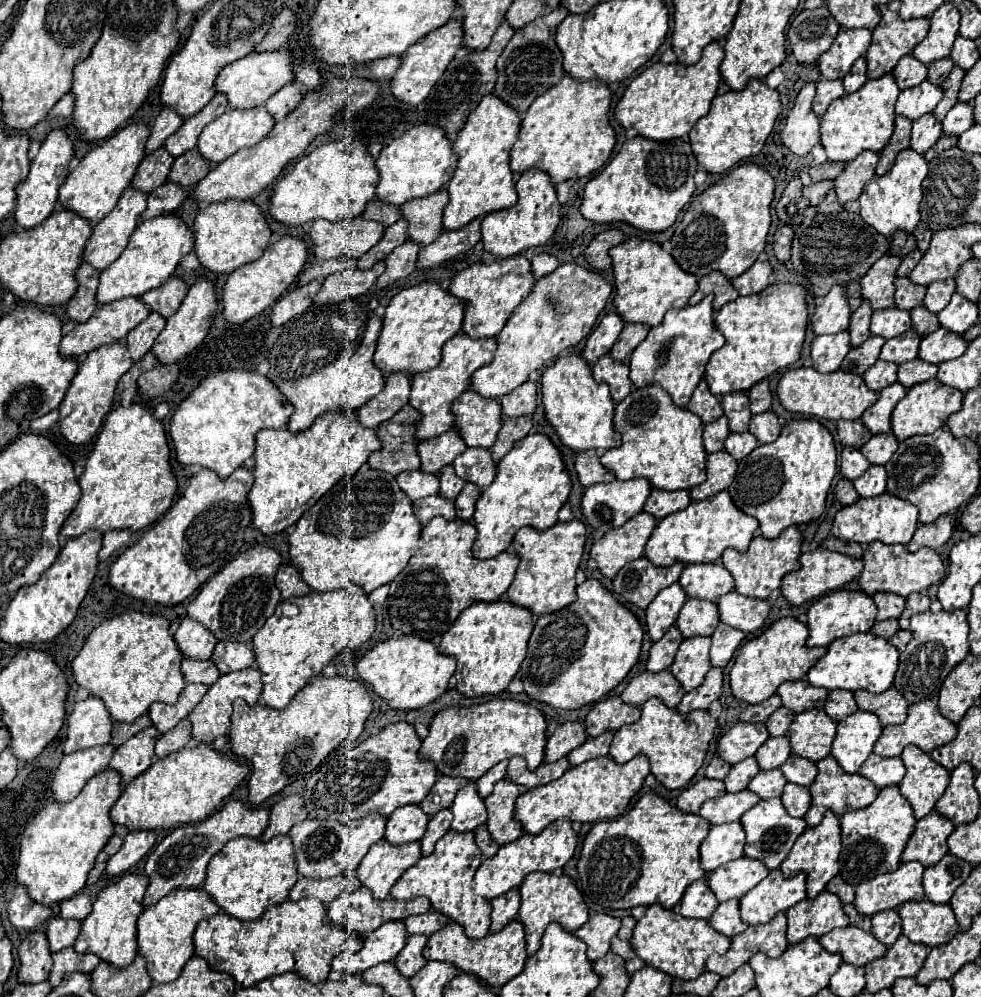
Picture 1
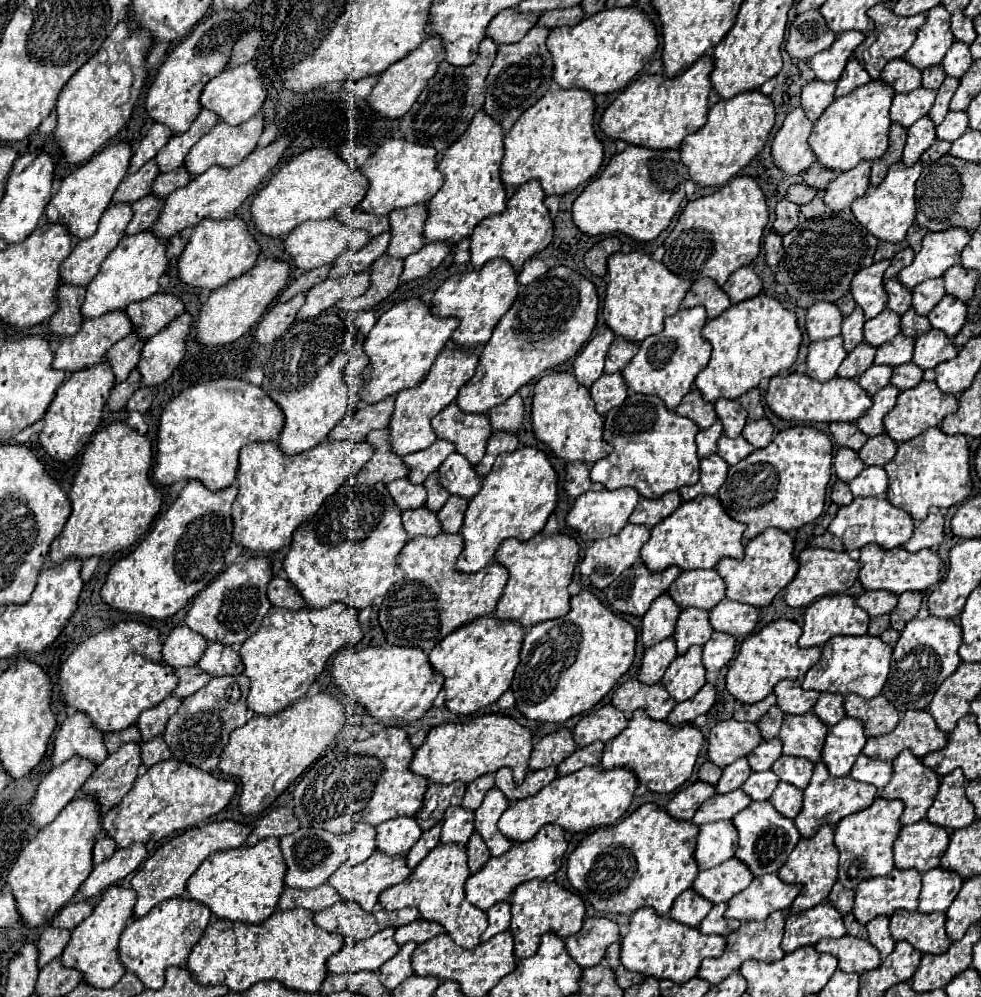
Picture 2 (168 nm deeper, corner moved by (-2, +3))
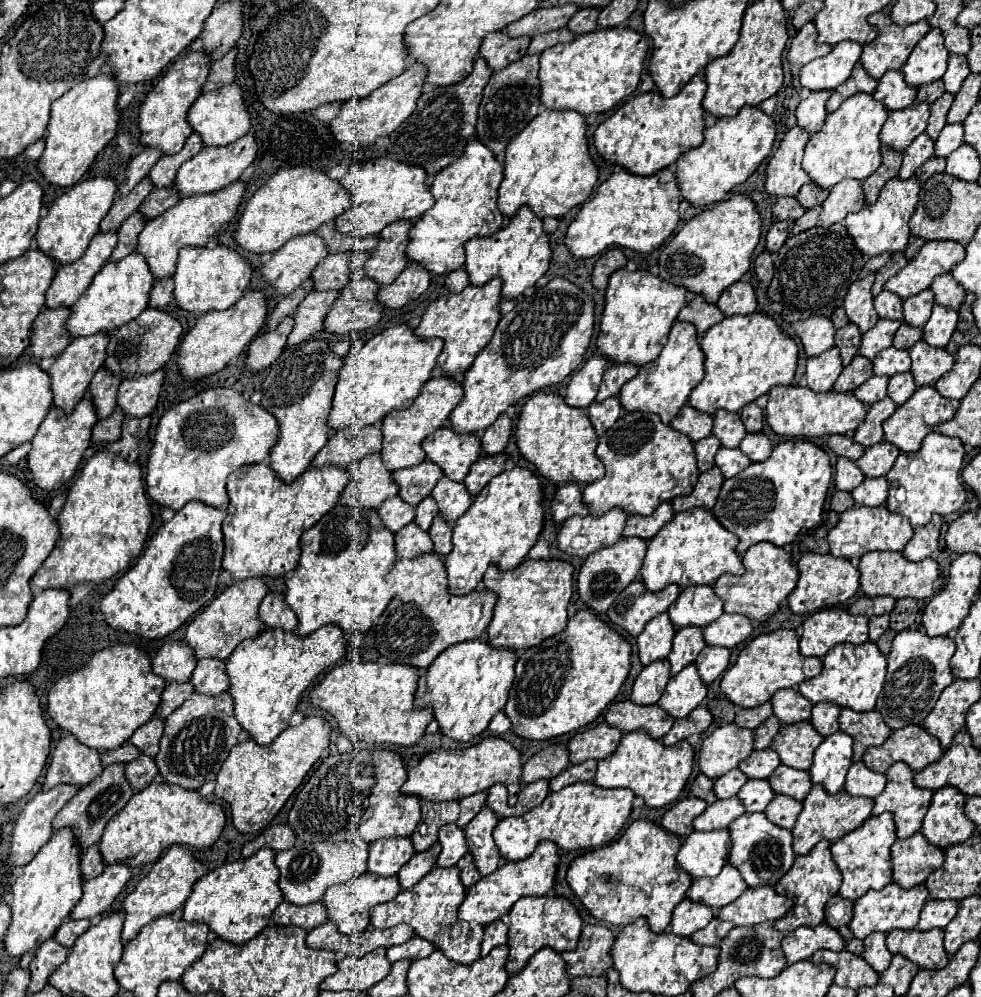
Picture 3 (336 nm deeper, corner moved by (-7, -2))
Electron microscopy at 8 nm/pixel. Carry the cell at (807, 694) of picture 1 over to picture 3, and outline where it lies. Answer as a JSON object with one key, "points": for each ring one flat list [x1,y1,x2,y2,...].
{"points":[[779,690,773,698,773,712,775,716,783,722,783,724,795,724,801,720,809,720,811,718,811,708,813,704,809,700,805,700,805,696,801,696,797,690]]}

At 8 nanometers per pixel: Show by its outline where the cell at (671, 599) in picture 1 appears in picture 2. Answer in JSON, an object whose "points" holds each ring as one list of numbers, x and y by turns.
{"points":[[660,595,660,599,656,599,656,603,652,603,652,607,642,617,644,647,652,647,652,645,664,641,666,637,670,637,674,631,678,613,680,613,680,609,676,607,676,603,672,603,672,597]]}

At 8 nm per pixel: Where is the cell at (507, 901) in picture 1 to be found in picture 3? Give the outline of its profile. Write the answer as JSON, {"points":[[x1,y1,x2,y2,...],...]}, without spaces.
{"points":[[495,920,493,924,487,924,481,944,481,956,487,956,499,944,507,944,507,930,509,926,503,920]]}

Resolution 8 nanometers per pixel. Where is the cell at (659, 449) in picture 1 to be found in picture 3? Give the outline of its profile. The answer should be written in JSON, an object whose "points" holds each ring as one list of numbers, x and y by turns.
{"points":[[627,412,601,438,597,456,605,464,605,476,583,488,583,500,591,514,603,514,613,506,629,514,649,516,663,502,689,494,699,478,693,442,681,432,673,432,653,412]]}

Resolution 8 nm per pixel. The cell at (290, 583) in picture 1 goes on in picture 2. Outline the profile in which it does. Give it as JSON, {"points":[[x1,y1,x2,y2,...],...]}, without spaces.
{"points":[[274,577,268,583,268,601,272,603,272,607,288,611,298,611,304,607,304,599,300,599,300,595,296,595,296,589,280,577]]}

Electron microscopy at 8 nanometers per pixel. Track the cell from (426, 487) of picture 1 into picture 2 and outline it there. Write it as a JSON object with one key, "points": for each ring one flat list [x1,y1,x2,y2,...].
{"points":[[396,479,388,485,388,491,394,499,394,503,400,507,400,511,416,509,424,505,424,487,408,483,408,479]]}

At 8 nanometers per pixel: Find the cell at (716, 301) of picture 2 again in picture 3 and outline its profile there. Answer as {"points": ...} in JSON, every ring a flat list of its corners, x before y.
{"points":[[689,294,689,302,687,306,679,312,677,320,683,320,683,322,691,322,695,324,697,332,705,332,709,330,711,326,719,324,723,320,723,312,717,308,717,304,709,304,705,302,705,298,701,294]]}

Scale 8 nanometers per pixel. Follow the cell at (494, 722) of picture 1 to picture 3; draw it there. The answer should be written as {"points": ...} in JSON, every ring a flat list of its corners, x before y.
{"points":[[487,736,483,738,479,744,469,746,469,748,461,748,461,750,443,750,437,748,429,754,425,754,419,762,419,766,409,770,409,778,405,782,405,786,401,788,403,794,413,794,419,796,423,800,433,800,433,802,441,802,441,800,461,800,465,796,489,790,493,784,503,782,509,788,509,804,513,806,517,802,517,794,521,792,521,752,507,740,499,738,499,736]]}

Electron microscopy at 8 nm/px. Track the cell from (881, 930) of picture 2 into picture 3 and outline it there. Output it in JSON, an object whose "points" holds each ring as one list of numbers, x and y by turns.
{"points":[[873,932,873,934,869,934,863,942,865,942,865,952,863,952,863,956,865,956,867,962,873,966,873,970,877,970,877,972,881,974,885,968,889,968,893,954,887,950,885,934,883,934,883,932]]}

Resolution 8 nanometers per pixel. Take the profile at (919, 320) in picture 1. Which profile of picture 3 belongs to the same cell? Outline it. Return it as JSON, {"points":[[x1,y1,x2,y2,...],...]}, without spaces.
{"points":[[901,324,901,328,897,330,897,334,893,338,893,346,901,348,901,350,909,350,921,338,923,338,921,328,913,328,911,324]]}

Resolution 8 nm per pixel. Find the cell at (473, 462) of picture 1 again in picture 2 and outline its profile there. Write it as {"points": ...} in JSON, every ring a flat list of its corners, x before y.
{"points":[[452,453,438,469,438,485,446,489,450,495,472,499,476,491,480,489,480,477,476,475,474,467,468,467,468,463,462,459,462,455]]}

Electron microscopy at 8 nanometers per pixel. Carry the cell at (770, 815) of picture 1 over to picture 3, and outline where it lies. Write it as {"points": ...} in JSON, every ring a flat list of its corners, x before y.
{"points":[[755,812,755,814,743,814,737,820,729,824,729,834,731,834,731,852,729,852,729,864,733,864,743,880,755,888,755,886,775,886,791,868,795,860,793,852,793,836,791,830,783,830,781,826,775,826,769,822,765,812]]}

